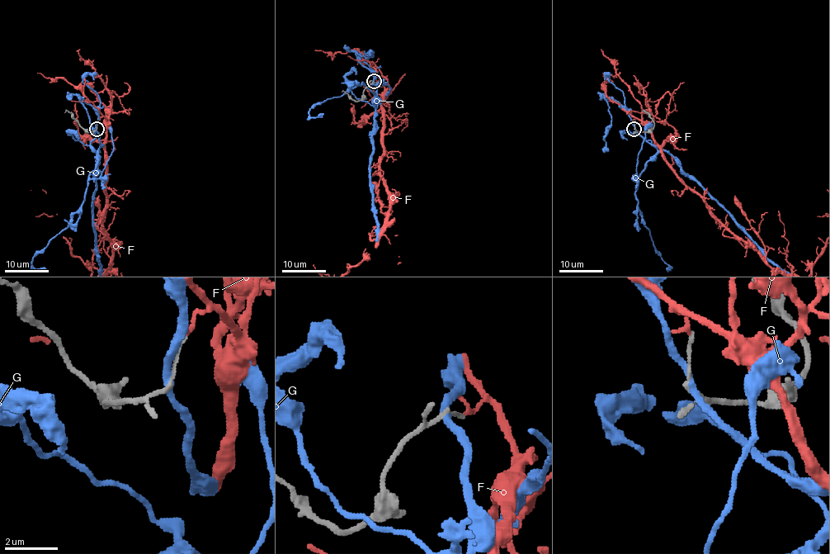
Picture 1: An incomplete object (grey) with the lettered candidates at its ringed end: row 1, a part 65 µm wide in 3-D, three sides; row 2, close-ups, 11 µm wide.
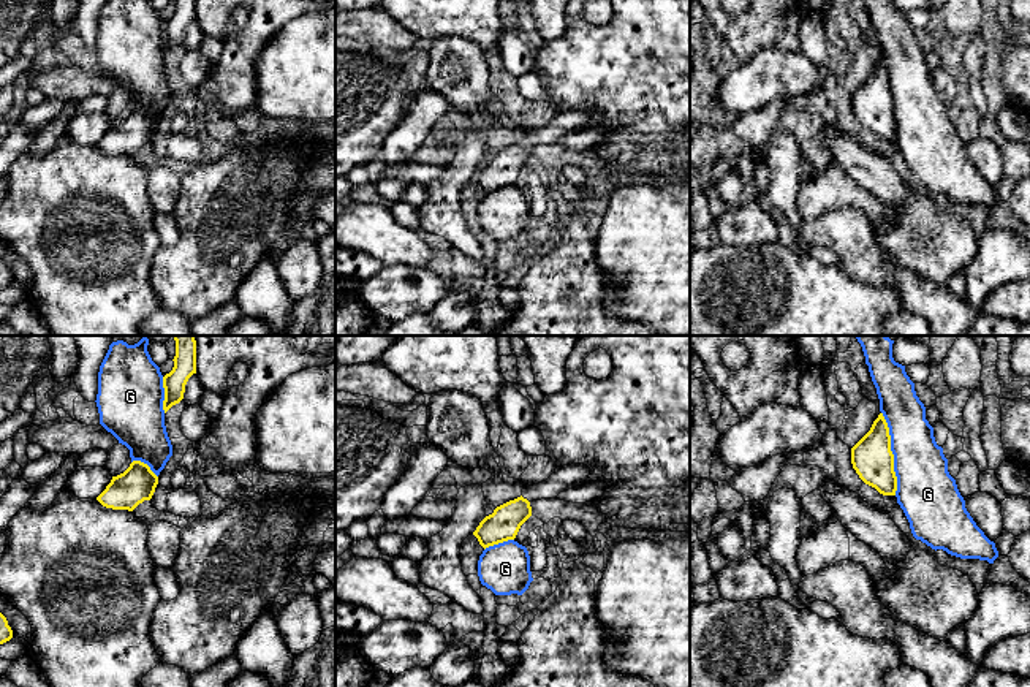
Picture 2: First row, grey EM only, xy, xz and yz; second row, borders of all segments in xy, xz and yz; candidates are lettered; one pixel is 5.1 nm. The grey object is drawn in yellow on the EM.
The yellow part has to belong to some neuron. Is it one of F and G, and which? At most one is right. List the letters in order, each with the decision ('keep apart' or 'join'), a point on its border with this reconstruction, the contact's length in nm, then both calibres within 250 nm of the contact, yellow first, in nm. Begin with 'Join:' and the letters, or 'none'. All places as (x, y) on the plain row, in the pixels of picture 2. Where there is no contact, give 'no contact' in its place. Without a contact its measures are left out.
Join: none
F: keep apart | no contact
G: keep apart | yz (891, 98) | 440 nm | 200/280 nm

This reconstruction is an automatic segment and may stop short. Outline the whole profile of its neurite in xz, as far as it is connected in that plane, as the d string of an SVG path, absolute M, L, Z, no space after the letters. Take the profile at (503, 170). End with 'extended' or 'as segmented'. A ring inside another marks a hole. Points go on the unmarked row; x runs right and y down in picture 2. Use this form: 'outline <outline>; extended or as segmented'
outline M584 109L557 112L546 127L524 131L521 142L497 152L479 168L473 180L484 195L514 185L521 171L532 161L533 146L555 144L560 138L584 130L589 120L590 114Z; extended

